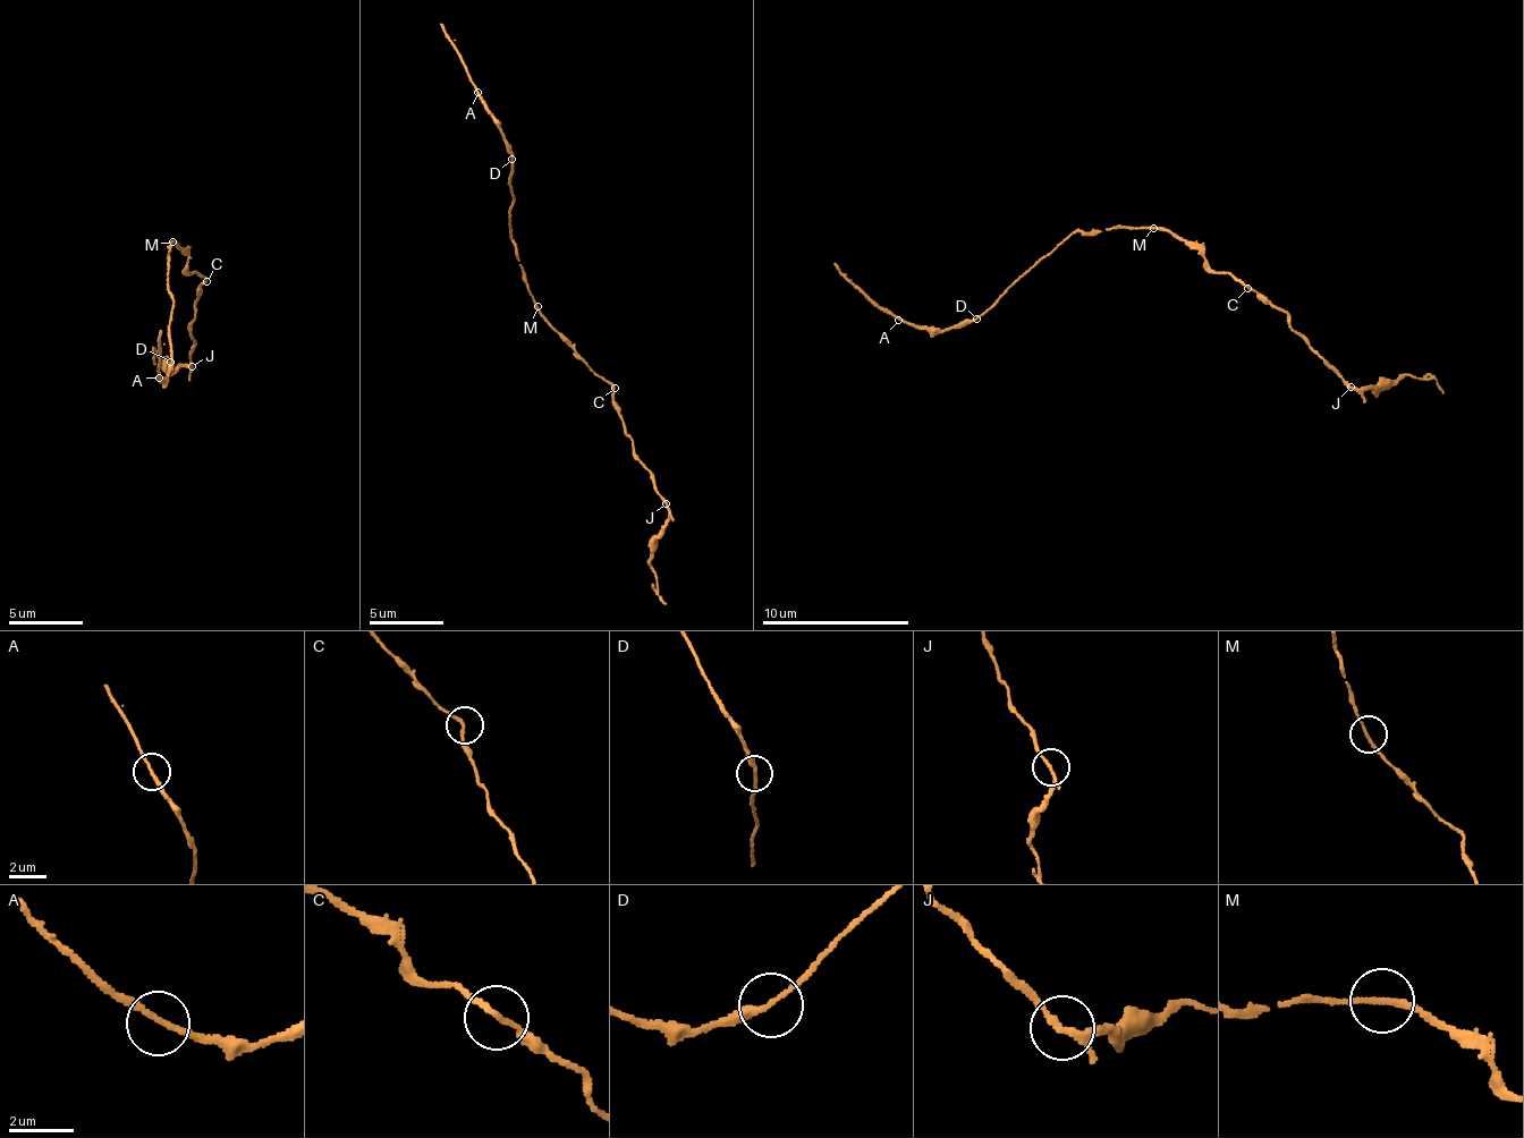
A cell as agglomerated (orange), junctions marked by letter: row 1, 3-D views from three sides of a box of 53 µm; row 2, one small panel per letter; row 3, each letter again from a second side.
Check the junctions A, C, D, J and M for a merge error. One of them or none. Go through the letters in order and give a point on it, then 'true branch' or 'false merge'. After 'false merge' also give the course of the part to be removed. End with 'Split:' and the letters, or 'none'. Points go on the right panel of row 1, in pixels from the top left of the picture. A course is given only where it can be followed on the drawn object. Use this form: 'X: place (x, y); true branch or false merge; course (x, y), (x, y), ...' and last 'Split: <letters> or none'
A: place (898, 320); true branch
C: place (1247, 288); true branch
D: place (976, 319); true branch
J: place (1351, 387); false merge; course (1351, 388), (1405, 379), (1432, 378), (1444, 392)
M: place (1153, 228); true branch
Split: J

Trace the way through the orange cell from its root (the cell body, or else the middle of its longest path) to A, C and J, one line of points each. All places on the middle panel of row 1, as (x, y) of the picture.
A: (534, 306), (509, 220), (514, 158), (501, 121), (477, 92)
C: (534, 306), (573, 344), (575, 353), (615, 388)
J: (534, 306), (610, 387), (624, 432), (633, 441), (640, 463), (649, 470), (655, 492), (666, 504)

